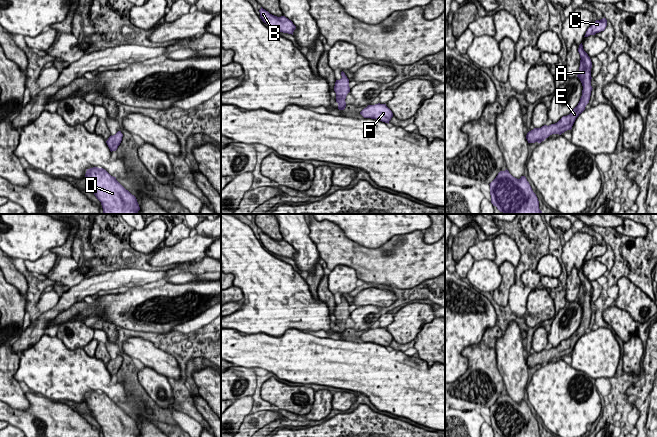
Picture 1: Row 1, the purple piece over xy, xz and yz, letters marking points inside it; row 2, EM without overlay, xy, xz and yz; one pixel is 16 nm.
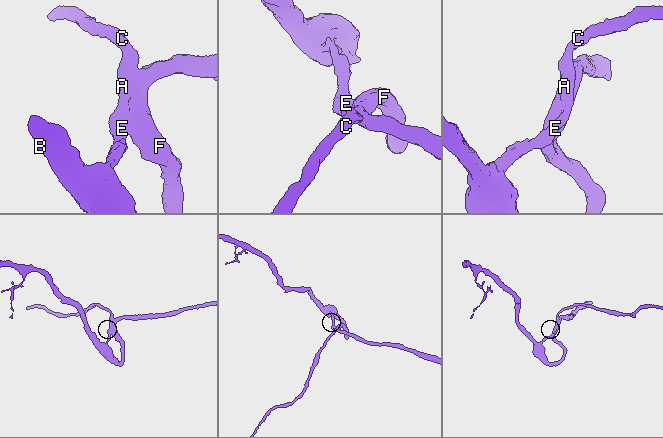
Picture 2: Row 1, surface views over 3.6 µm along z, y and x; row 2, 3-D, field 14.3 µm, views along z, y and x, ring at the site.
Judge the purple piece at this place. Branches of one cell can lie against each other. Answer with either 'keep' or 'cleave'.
keep

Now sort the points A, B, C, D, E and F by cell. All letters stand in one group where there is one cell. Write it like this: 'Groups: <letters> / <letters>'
Groups: A B C D E F

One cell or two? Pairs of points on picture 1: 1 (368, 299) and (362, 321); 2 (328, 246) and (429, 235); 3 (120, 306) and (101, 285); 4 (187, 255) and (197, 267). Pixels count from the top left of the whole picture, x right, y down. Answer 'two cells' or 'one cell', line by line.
1: one cell
2: two cells
3: two cells
4: two cells

